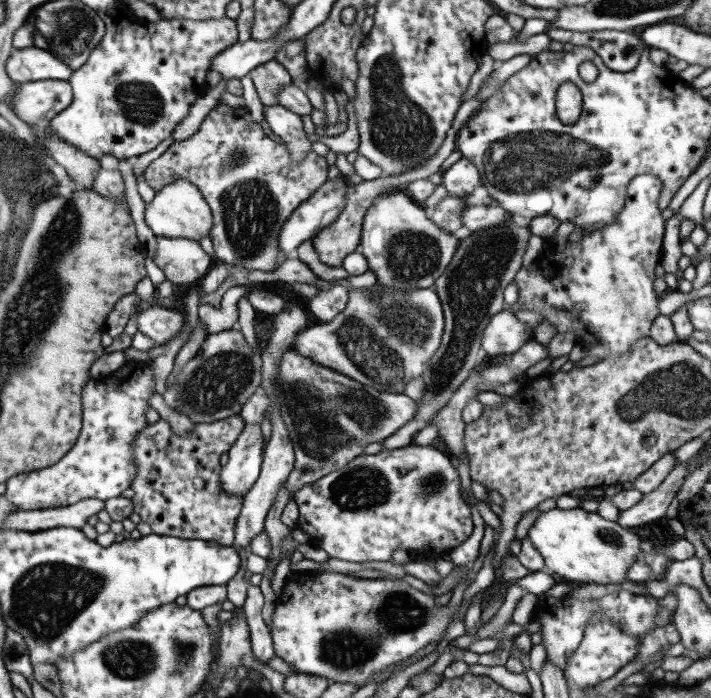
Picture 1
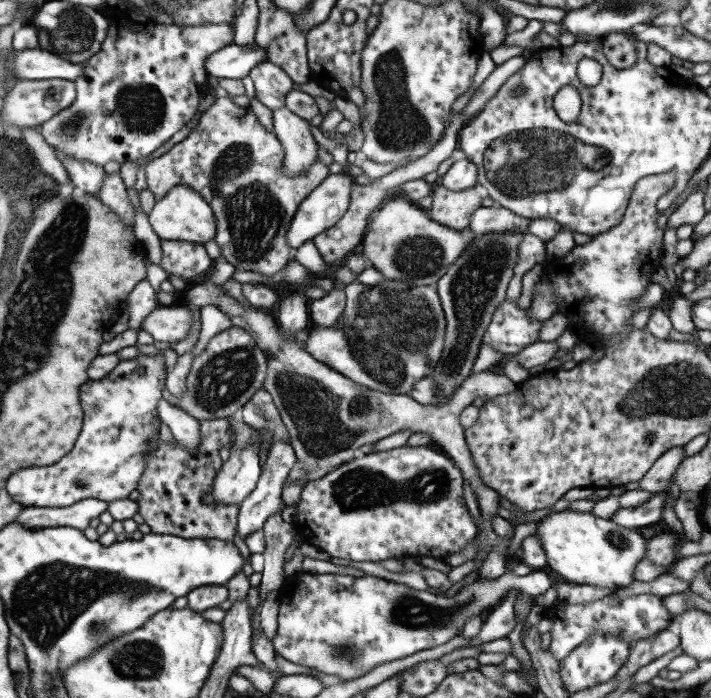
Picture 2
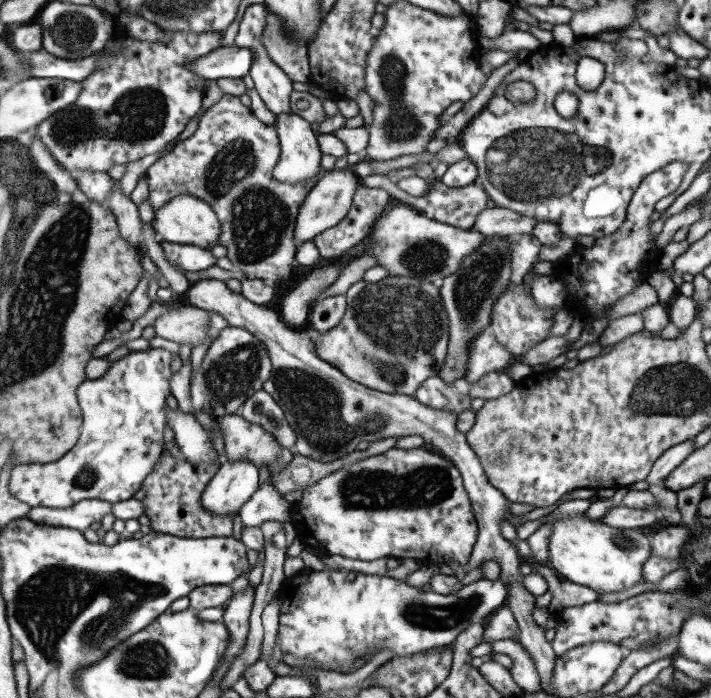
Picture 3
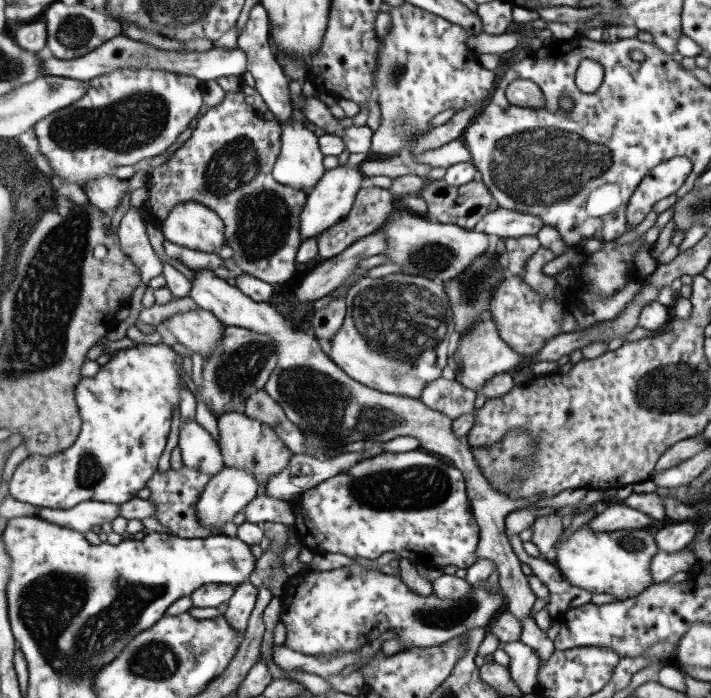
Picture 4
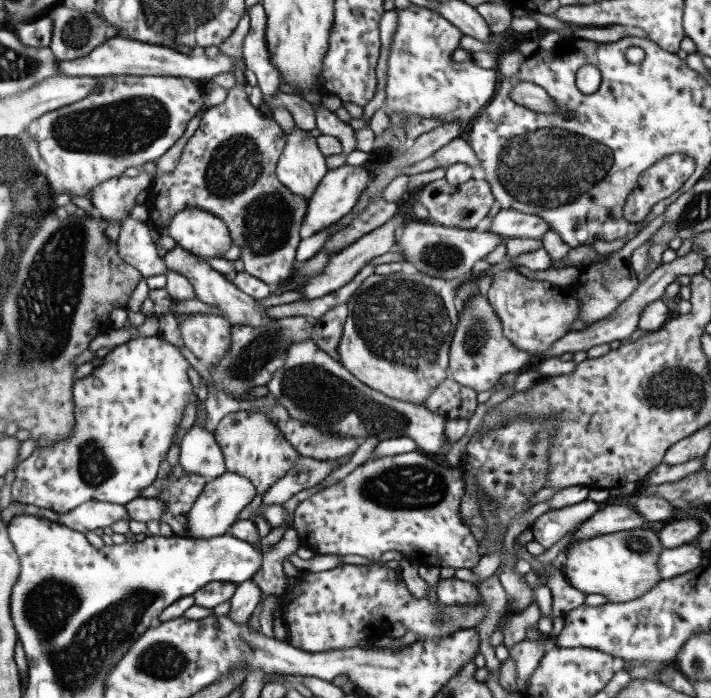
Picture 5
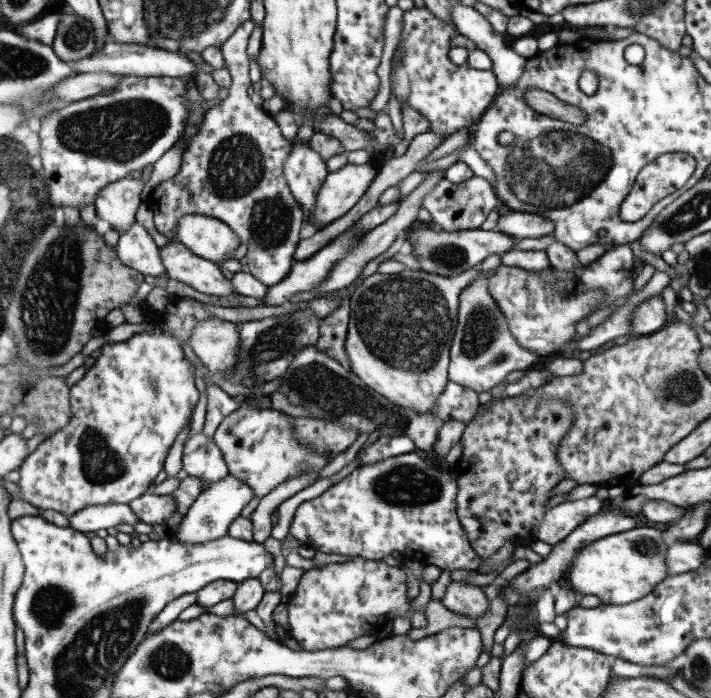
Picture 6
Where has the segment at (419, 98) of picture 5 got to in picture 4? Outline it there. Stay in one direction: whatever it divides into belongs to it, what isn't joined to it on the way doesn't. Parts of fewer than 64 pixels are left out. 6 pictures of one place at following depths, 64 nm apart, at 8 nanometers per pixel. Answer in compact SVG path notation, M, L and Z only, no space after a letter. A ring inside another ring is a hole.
M406 2L392 7L389 13L392 18L390 31L380 40L372 79L374 98L379 103L381 114L380 125L373 132L369 150L383 157L398 155L406 146L411 151L416 140L432 128L432 118L436 114L448 108L454 108L458 112L478 101L485 102L491 96L496 82L493 70L483 68L475 59L478 55L466 45L470 34L464 27Z

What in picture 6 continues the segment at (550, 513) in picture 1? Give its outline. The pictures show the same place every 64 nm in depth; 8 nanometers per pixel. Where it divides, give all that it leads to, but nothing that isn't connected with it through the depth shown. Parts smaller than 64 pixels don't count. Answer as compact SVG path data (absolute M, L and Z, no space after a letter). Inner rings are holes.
M634 528L604 536L582 547L567 571L572 588L578 594L594 594L602 603L628 604L650 594L668 576L666 566L668 544L656 528Z

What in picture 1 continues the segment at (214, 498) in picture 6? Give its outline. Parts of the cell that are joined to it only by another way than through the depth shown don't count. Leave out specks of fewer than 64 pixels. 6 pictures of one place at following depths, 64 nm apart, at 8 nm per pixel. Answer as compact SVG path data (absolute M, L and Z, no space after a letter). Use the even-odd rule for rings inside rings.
M246 425L230 447L228 464L221 468L220 487L228 495L248 493L261 474L264 452L261 426Z

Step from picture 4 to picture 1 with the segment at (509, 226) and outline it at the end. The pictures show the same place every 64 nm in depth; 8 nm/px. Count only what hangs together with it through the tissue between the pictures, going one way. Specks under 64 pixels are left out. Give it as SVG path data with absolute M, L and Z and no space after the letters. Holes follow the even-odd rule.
M495 203L488 206L482 204L480 206L467 206L463 208L462 215L460 215L462 224L471 232L504 225L508 221L508 217L512 217L512 214Z

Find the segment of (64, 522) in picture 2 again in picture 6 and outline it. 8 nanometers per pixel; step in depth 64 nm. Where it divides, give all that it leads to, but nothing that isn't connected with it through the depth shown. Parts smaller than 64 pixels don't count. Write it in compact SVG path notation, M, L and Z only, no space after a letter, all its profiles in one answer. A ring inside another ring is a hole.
M118 503L94 504L68 517L73 530L88 533L107 530L119 524L135 526L140 518L132 512L130 505Z

